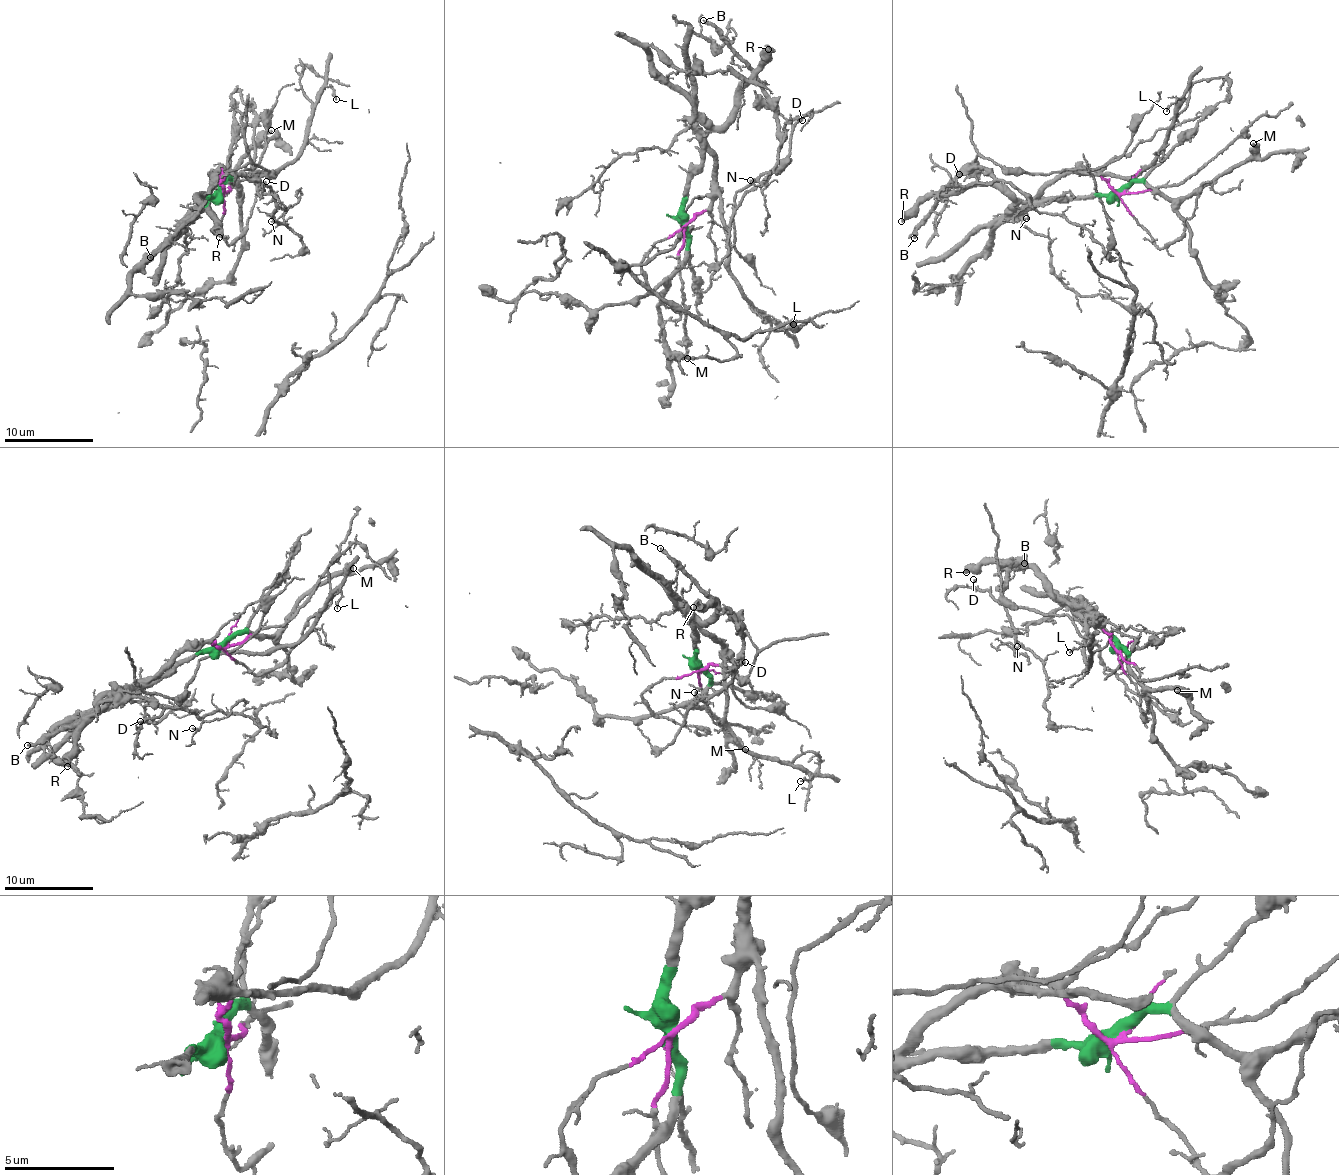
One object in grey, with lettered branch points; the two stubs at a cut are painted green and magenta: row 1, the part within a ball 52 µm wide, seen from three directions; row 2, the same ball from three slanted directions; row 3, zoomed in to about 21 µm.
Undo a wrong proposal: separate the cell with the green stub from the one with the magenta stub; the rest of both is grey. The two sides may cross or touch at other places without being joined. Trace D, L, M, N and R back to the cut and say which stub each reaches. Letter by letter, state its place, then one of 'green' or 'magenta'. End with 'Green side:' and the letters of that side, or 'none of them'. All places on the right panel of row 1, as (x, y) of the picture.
D: place (959, 174); magenta
L: place (1166, 111); magenta
M: place (1253, 143); green
N: place (1026, 218); magenta
R: place (901, 221); green
Green side: M, R

